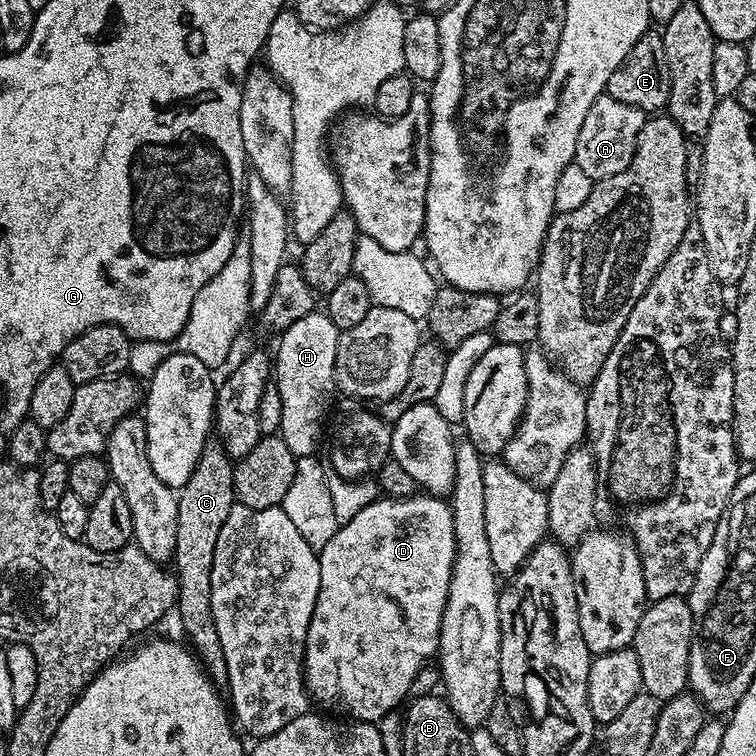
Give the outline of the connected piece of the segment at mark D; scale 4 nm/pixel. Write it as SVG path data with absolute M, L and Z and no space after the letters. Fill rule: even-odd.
M429 494L377 498L357 509L318 552L320 585L310 630L306 630L304 684L315 703L345 712L356 722L379 722L409 699L415 676L440 647L443 608L455 562L454 518L447 499Z

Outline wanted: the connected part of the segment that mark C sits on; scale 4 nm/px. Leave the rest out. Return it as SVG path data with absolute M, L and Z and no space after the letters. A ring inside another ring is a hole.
M219 442L204 445L194 466L194 474L190 474L183 488L179 489L176 501L178 530L174 575L179 592L174 612L175 615L180 615L180 628L185 636L183 639L190 645L191 651L196 653L197 660L212 683L224 686L228 682L226 654L222 654L218 626L214 626L214 610L210 602L210 570L214 566L214 546L218 546L218 534L222 531L222 525L226 523L233 504L237 503L237 498L234 490L234 461Z

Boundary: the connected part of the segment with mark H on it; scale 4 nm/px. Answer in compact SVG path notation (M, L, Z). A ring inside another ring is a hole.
M320 310L306 314L306 318L298 318L298 322L279 333L276 356L274 352L274 383L278 394L282 394L282 422L278 434L296 457L315 456L321 451L332 395L338 392L336 355L340 334L340 329Z

